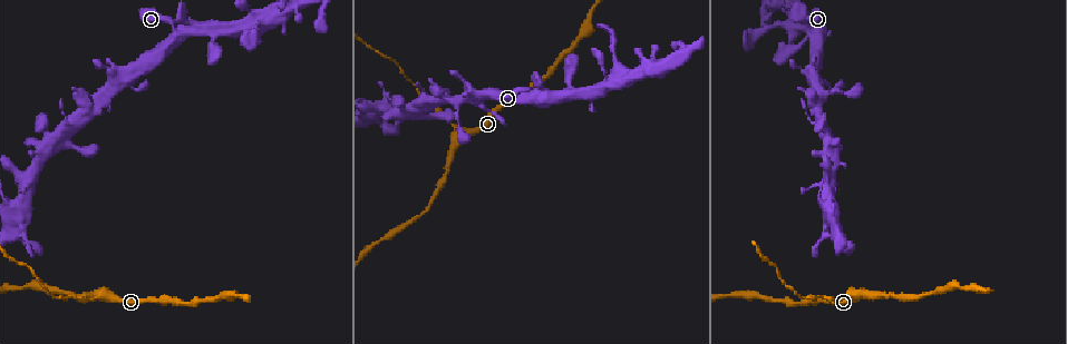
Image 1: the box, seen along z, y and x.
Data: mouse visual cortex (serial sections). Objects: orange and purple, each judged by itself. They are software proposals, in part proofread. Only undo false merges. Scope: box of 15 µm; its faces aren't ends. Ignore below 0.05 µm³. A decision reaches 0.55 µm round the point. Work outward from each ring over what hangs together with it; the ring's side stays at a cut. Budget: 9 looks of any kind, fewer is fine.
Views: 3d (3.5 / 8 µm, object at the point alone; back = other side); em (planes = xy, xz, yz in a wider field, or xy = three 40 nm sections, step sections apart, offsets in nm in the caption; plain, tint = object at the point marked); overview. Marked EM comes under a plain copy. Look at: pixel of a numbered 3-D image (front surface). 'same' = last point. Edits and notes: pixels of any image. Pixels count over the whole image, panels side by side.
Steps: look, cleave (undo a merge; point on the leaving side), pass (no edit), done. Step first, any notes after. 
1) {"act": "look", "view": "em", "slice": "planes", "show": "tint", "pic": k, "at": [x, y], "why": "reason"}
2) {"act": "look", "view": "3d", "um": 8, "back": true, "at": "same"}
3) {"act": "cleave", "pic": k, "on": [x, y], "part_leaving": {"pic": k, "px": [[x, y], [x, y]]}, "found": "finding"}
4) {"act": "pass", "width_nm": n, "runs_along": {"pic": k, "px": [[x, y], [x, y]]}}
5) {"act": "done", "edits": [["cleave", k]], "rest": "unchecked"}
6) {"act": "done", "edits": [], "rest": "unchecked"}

{"act": "look", "view": "3d", "um": 8, "pic": 1, "at": [537, 96], "why": "abrupt turn"}

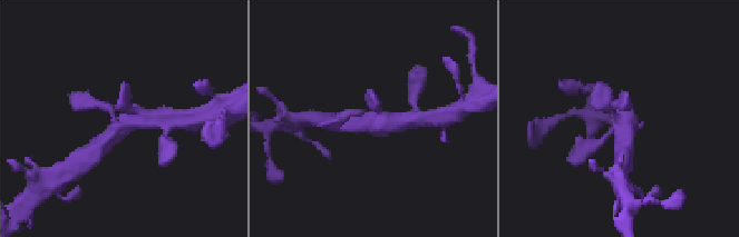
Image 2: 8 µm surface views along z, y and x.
{"act": "look", "view": "3d", "um": 3.5, "pic": 2, "at": [121, 128], "why": "closer look"}

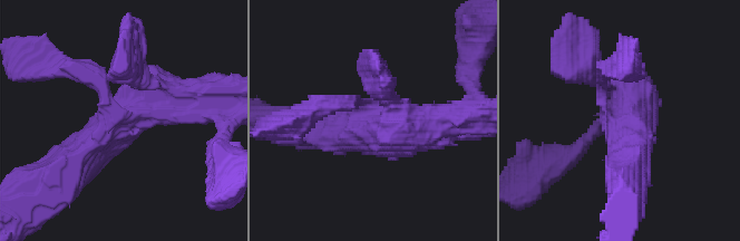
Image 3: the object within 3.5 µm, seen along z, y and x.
{"act": "look", "view": "em", "slice": "xy", "step": 2, "show": "tint", "pic": 3, "at": [368, 124], "arms": 3, "arm_widths_nm": [250, 500, 600], "why": "shape alone is not enough"}

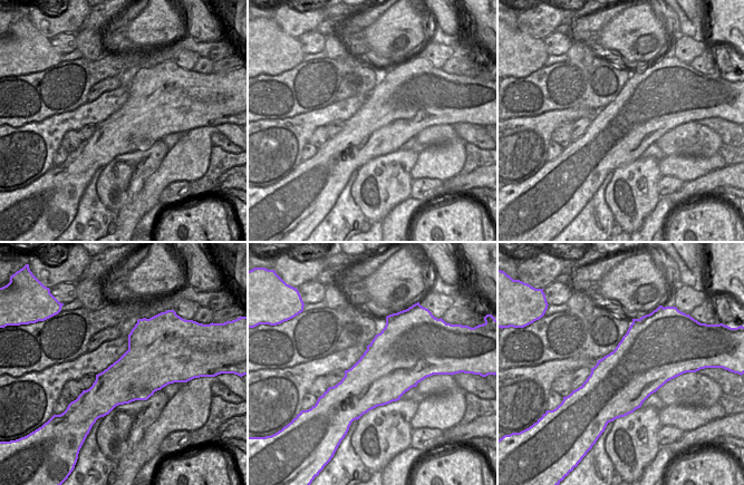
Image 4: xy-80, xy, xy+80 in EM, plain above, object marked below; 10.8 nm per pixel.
{"act": "pass", "runs_along": {"pic": 3, "px": [[603, 73], [629, 172]]}, "found": "one cell here"}

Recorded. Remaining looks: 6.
{"act": "look", "view": "3d", "um": 3.5, "pic": 1, "at": [829, 138]}

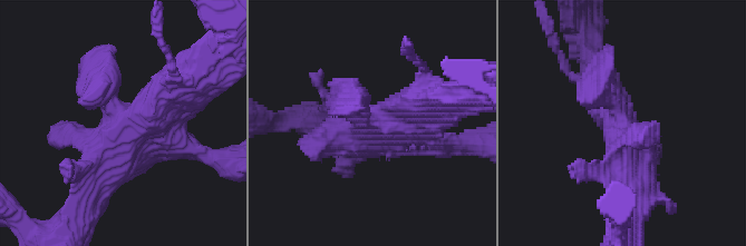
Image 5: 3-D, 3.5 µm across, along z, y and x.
{"act": "look", "view": "em", "slice": "xy", "step": 1, "show": "tint", "pic": 5, "at": [136, 126], "why": "now the EM"}

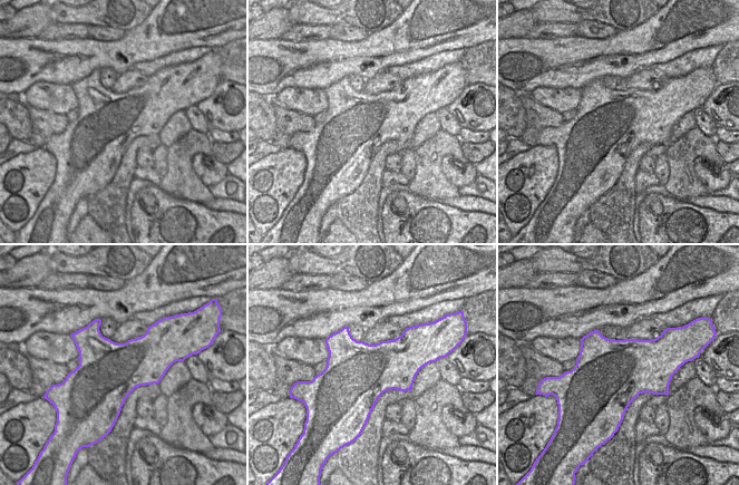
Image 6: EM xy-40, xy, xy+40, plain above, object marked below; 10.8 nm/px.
{"act": "look", "view": "em", "slice": "xy", "step": 3, "show": "tint", "at": "same"}

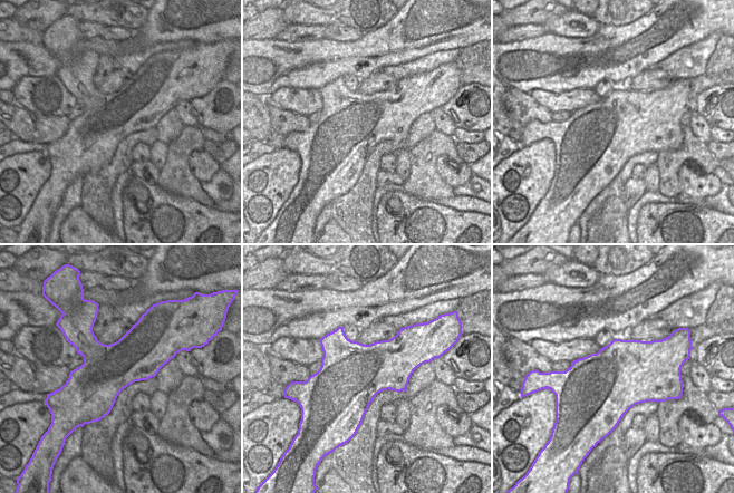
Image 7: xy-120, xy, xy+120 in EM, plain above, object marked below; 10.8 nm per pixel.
{"act": "pass", "width_nm": 700, "runs_along": {"pic": 5, "px": [[191, 76], [122, 140], [98, 188]]}, "found": "continuous, no second cell"}

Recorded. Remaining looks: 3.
{"act": "look", "view": "3d", "um": 3.5, "pic": 1, "at": [247, 9], "why": "narrows sharply"}

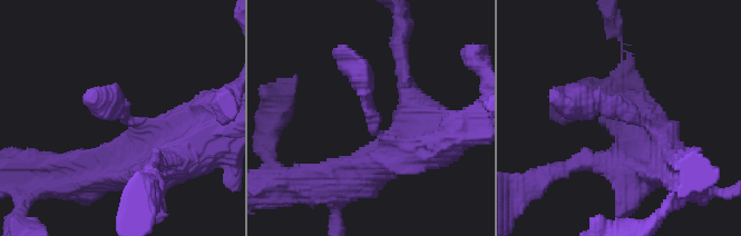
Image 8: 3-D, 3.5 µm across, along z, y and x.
{"act": "look", "view": "em", "slice": "xy", "step": 5, "show": "tint", "pic": 8, "at": [373, 127], "arm_widths_nm": [300, 450]}

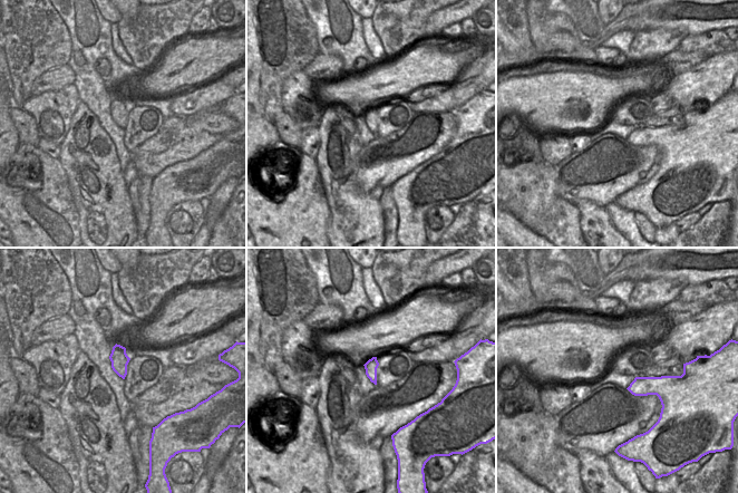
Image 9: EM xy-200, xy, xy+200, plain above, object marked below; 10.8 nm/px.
{"act": "pass", "width_nm": 140, "runs_along": {"pic": 8, "px": [[673, 165], [625, 110], [567, 102]]}, "found": "one cell here"}

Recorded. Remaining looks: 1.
{"act": "done", "edits": [], "rest": "unchecked"}

